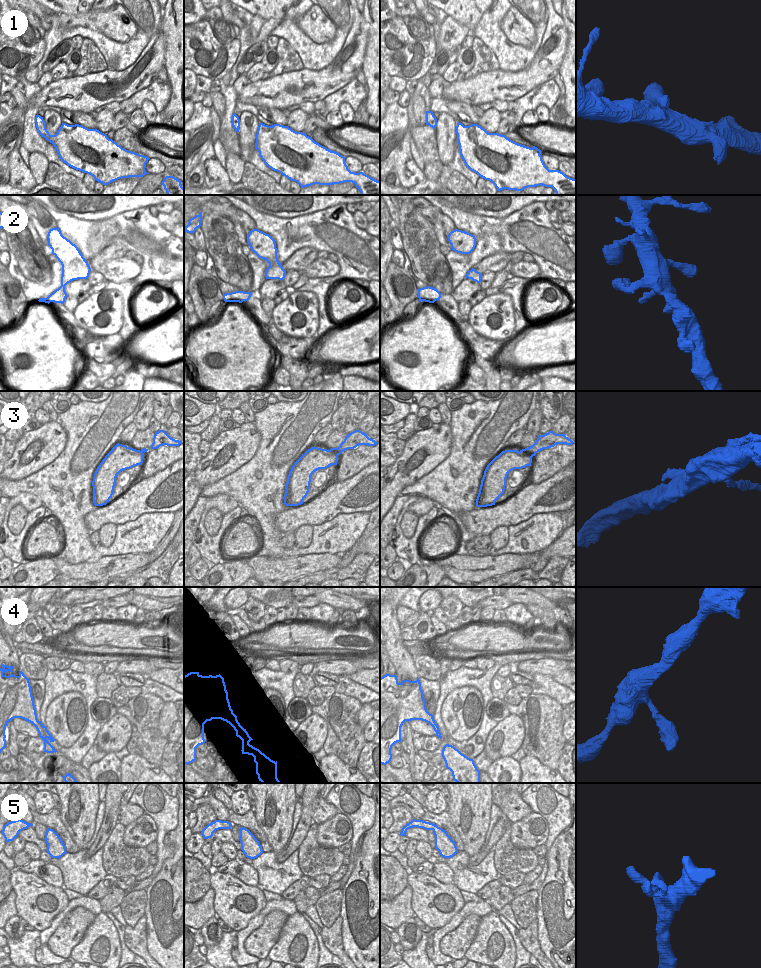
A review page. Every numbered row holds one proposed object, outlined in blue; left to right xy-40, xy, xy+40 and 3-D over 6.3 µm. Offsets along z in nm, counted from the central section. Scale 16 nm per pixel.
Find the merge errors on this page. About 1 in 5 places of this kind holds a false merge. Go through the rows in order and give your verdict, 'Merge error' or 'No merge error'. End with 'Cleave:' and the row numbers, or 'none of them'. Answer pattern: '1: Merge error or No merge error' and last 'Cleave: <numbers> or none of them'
1: No merge error
2: No merge error
3: No merge error
4: No merge error
5: No merge error
Cleave: none of them.

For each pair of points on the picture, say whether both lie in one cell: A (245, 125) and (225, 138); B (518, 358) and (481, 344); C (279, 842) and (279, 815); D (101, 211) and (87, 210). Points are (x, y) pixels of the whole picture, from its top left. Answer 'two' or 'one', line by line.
A: two
B: two
C: one
D: one

